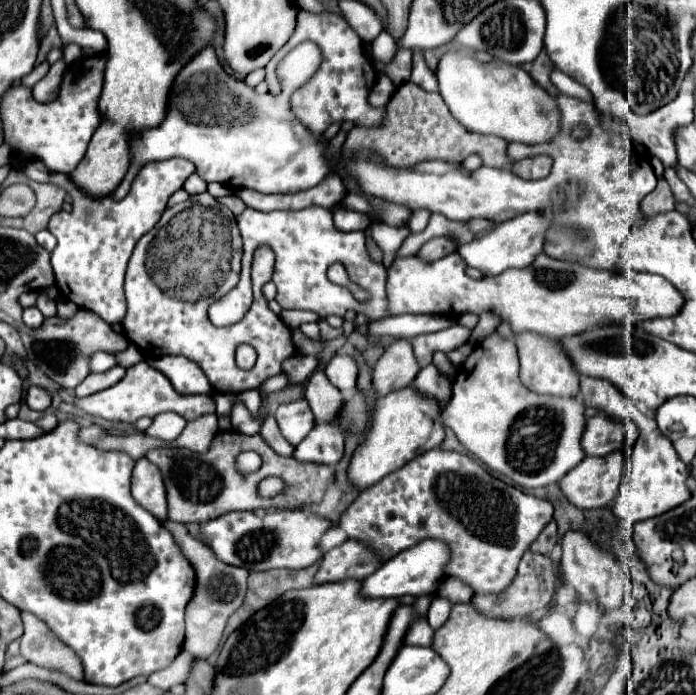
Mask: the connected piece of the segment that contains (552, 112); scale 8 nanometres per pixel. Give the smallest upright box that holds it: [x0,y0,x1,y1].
[436,51,562,143]

